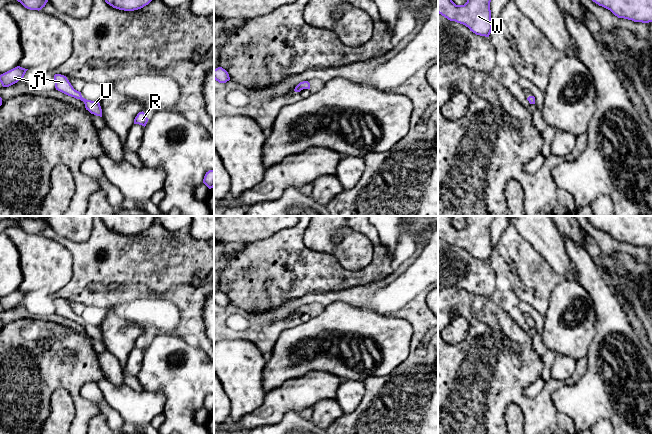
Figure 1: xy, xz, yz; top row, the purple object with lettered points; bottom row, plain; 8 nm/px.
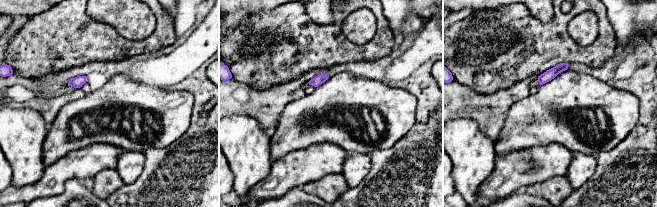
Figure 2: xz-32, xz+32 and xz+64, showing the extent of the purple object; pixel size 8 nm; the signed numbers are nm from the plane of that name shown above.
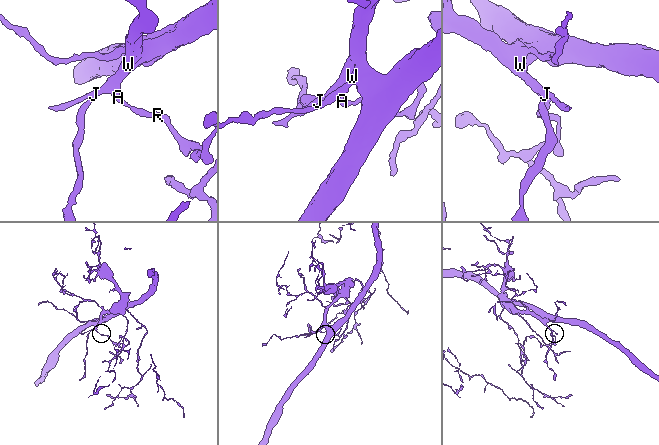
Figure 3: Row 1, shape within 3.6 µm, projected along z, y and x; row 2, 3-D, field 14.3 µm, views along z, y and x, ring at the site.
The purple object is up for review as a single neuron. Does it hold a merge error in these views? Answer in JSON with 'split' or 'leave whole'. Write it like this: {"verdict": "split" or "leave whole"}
{"verdict": "leave whole"}

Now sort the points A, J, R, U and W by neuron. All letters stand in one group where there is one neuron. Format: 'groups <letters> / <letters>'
groups A J R U W

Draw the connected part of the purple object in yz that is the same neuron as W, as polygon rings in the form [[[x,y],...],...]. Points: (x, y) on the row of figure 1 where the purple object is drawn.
[[[438,0],[438,13],[450,21],[465,25],[476,35],[489,37],[493,28],[490,2],[491,0],[467,0],[464,5],[456,5],[452,0]]]

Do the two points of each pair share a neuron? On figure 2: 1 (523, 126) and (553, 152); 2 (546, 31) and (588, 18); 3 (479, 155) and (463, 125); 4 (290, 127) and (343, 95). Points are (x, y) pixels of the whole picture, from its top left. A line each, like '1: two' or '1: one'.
1: two
2: two
3: one
4: one

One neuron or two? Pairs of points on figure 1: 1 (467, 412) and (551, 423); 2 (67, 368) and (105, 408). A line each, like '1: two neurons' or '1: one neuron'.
1: one neuron
2: two neurons

